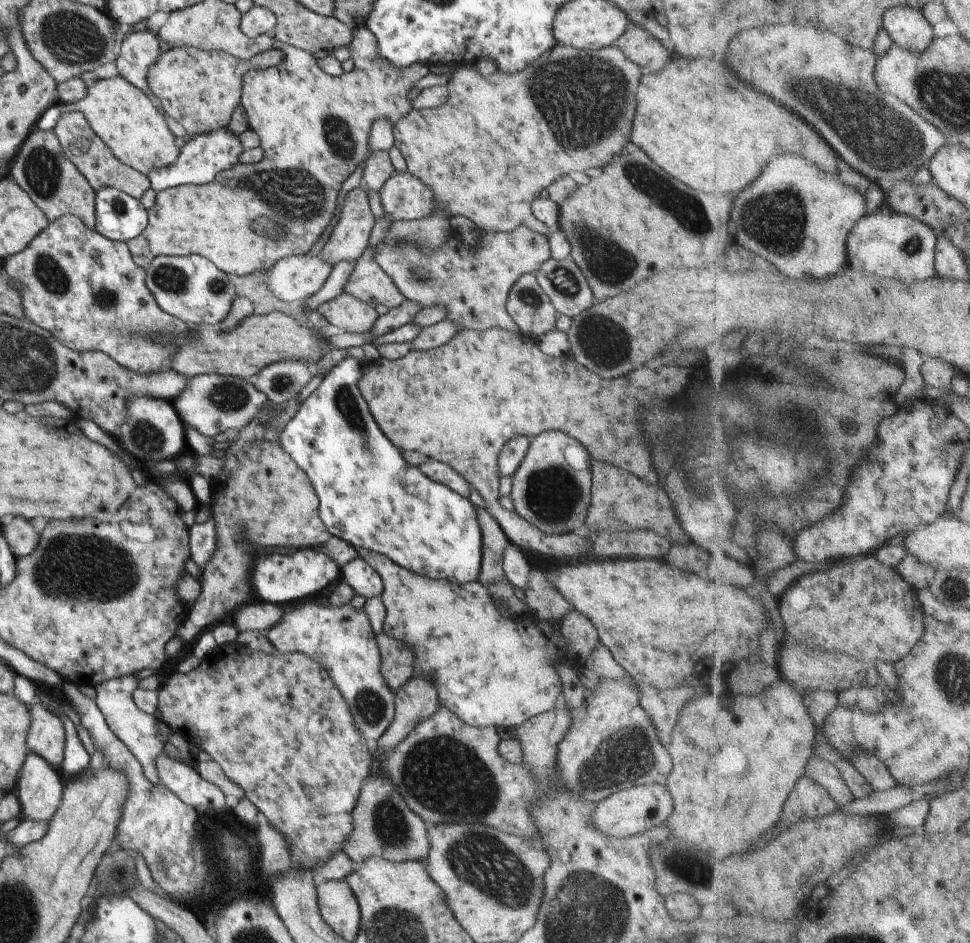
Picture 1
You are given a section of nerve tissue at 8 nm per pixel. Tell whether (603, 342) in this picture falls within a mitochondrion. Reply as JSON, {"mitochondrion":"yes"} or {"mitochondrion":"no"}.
{"mitochondrion":"yes"}

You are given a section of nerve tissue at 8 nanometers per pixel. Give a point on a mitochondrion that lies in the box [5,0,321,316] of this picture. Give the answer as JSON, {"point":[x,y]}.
{"point":[68,37]}

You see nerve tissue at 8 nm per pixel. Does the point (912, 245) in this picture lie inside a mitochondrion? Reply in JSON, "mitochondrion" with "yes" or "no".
{"mitochondrion":"yes"}

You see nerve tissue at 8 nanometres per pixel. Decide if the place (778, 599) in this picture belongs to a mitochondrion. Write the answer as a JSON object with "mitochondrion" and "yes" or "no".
{"mitochondrion":"no"}

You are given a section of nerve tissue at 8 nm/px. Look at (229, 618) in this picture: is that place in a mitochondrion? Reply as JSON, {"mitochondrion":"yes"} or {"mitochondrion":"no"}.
{"mitochondrion":"no"}

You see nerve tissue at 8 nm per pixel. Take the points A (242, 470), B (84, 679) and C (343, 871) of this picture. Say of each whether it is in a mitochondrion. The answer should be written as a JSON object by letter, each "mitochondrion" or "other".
{"A":"other","B":"other","C":"other"}

